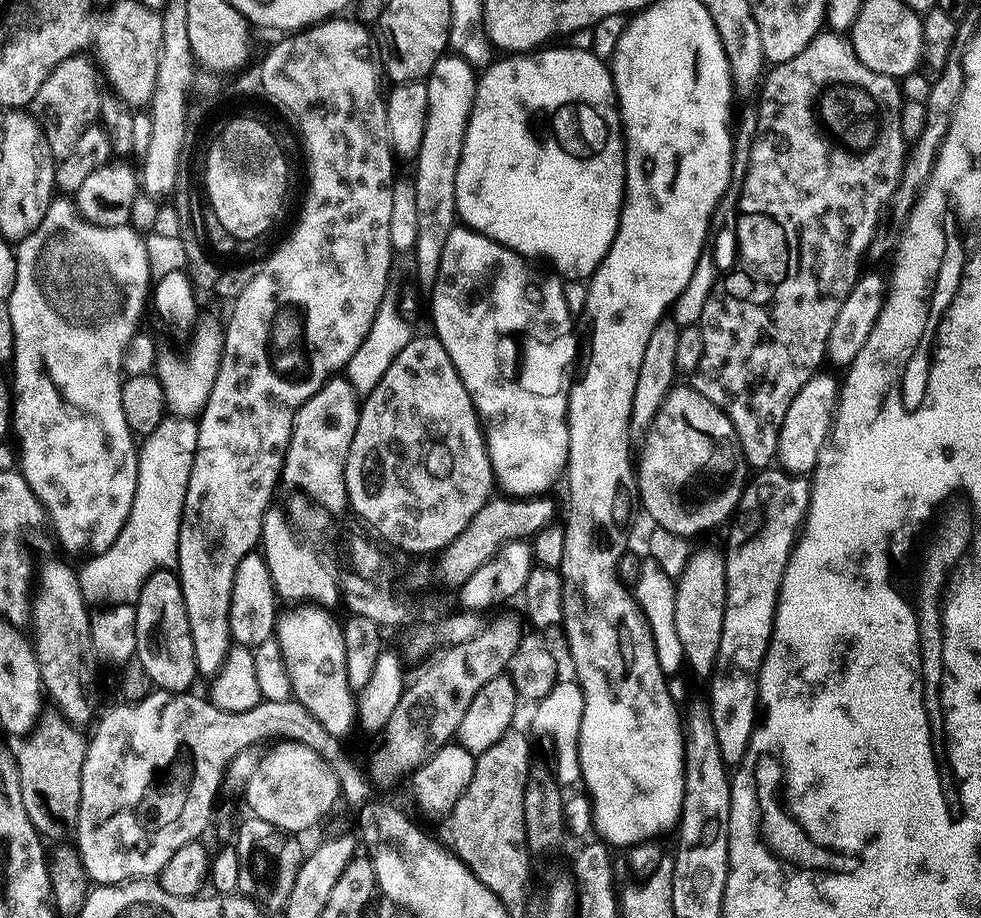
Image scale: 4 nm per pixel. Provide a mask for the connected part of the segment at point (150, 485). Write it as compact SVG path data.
M138 476L134 502L130 514L114 542L104 552L95 553L84 565L79 565L80 589L89 605L111 606L113 604L131 604L139 598L139 592L147 580L157 575L159 568L177 567L179 558L178 534L182 522L184 505L180 502L180 476Z

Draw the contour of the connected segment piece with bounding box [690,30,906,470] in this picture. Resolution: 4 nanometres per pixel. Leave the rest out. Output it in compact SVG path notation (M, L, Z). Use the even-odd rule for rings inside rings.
M822 30L802 50L802 54L794 54L790 62L782 62L767 69L759 89L760 109L756 112L757 136L752 140L752 149L748 152L748 169L744 172L744 181L740 184L740 197L736 200L736 208L740 213L736 216L736 248L740 257L736 260L736 269L729 276L721 275L713 286L710 298L706 298L706 306L702 306L702 318L699 328L702 330L702 362L696 367L690 384L700 391L715 406L725 412L726 418L734 426L734 434L740 443L741 454L749 469L763 470L773 467L778 450L779 430L786 410L793 402L795 395L810 378L821 371L820 363L825 363L828 354L830 329L834 326L834 318L838 318L838 310L842 310L842 302L853 295L856 279L860 276L860 259L865 259L870 242L874 238L876 225L892 196L902 175L906 170L904 164L904 142L906 135L900 125L900 107L902 95L897 77L875 73L858 60L851 39L847 35L839 36L836 32ZM756 228L788 228L788 232L758 232Z

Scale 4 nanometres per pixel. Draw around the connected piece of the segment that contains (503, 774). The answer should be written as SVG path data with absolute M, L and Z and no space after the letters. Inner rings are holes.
M517 728L508 729L488 750L476 756L474 774L448 817L453 851L476 876L524 878L529 875L530 849L525 838L523 799L530 771L530 744Z

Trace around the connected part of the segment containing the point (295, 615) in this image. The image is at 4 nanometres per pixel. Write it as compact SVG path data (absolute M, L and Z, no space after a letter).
M304 602L299 606L301 608L288 608L285 612L283 609L279 613L274 638L280 644L282 658L290 674L294 699L304 706L320 724L334 722L334 712L350 712L350 708L356 708L356 706L350 706L351 700L354 699L354 691L348 684L344 629L341 621L336 621L332 617L333 613L329 609L311 602Z

